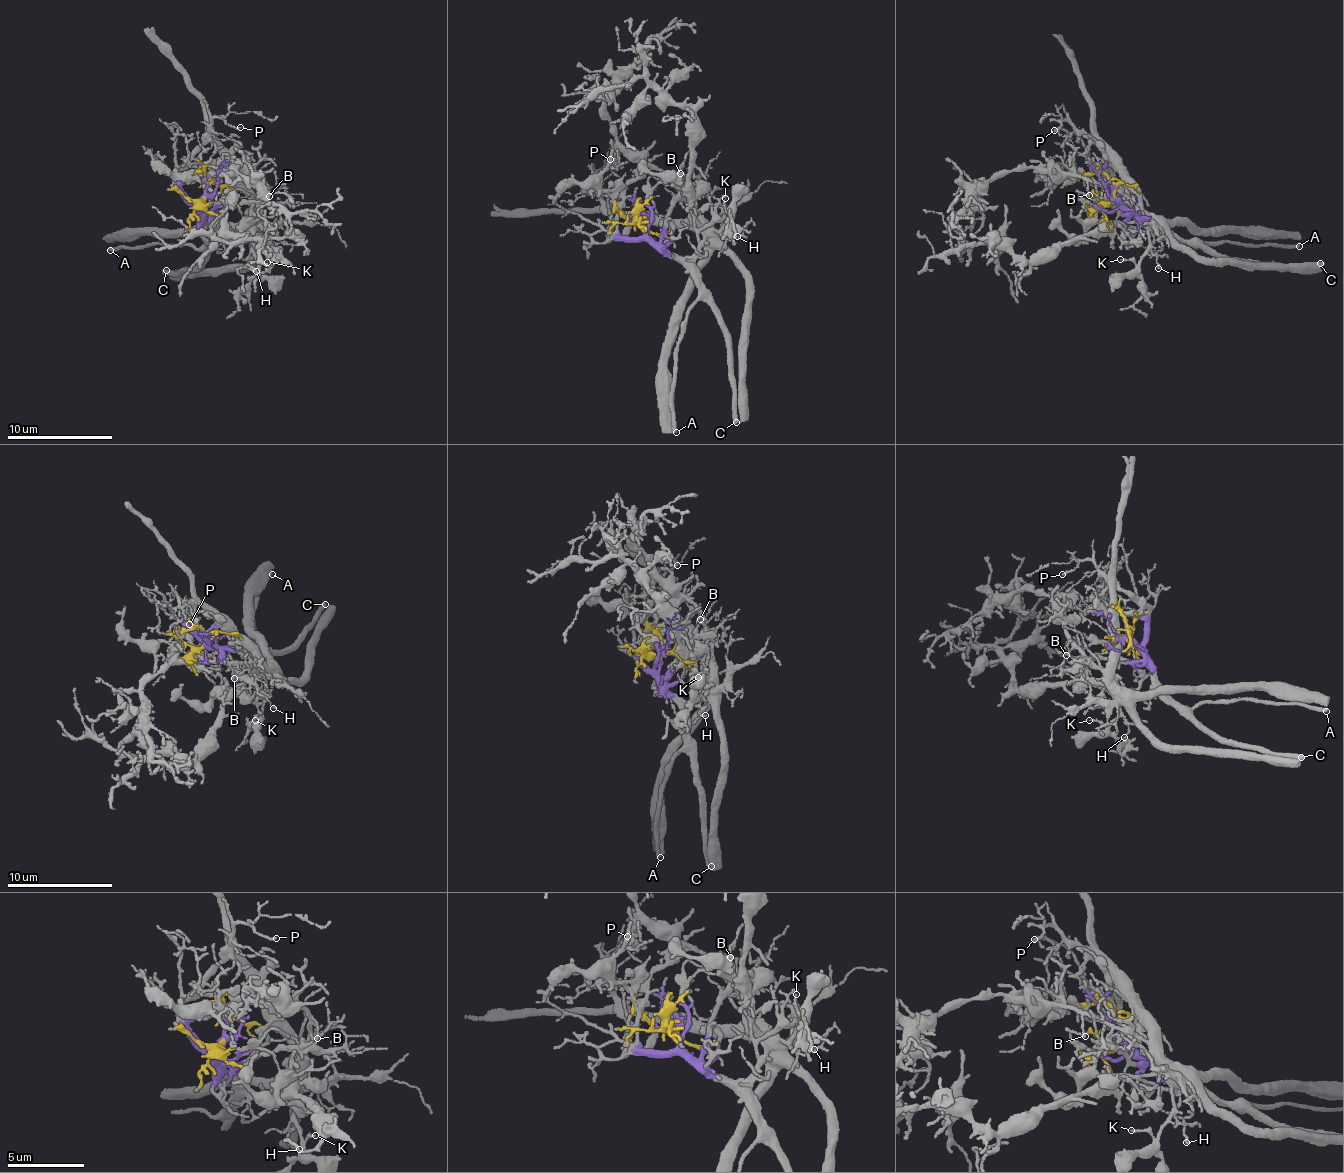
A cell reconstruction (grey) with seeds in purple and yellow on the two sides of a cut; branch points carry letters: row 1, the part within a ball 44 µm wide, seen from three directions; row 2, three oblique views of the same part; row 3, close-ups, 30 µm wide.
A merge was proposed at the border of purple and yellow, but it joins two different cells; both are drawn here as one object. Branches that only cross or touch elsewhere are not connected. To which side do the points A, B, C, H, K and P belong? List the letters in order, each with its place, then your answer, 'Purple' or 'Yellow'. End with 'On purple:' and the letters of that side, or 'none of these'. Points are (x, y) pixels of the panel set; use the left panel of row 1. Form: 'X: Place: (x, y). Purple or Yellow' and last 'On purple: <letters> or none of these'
A: Place: (110, 250). Purple
B: Place: (269, 196). Yellow
C: Place: (166, 270). Purple
H: Place: (256, 271). Yellow
K: Place: (267, 262). Yellow
P: Place: (240, 127). Purple
On purple: A, C, P

